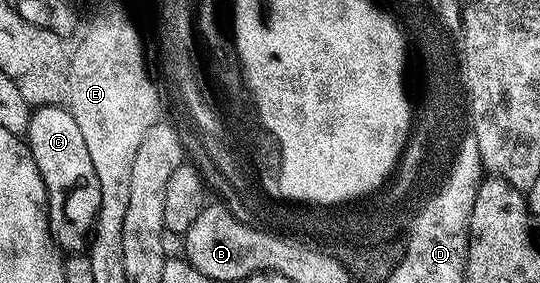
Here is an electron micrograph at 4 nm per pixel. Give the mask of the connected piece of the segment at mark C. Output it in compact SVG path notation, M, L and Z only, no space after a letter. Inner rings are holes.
M68 106L39 107L33 111L29 122L27 136L29 152L35 157L35 165L39 165L39 177L43 177L45 186L45 202L49 205L49 231L57 246L65 253L81 253L86 250L91 238L93 224L97 222L99 205L99 176L95 174L95 164L87 154L87 144L83 142L83 132L75 122L75 117L69 112Z

